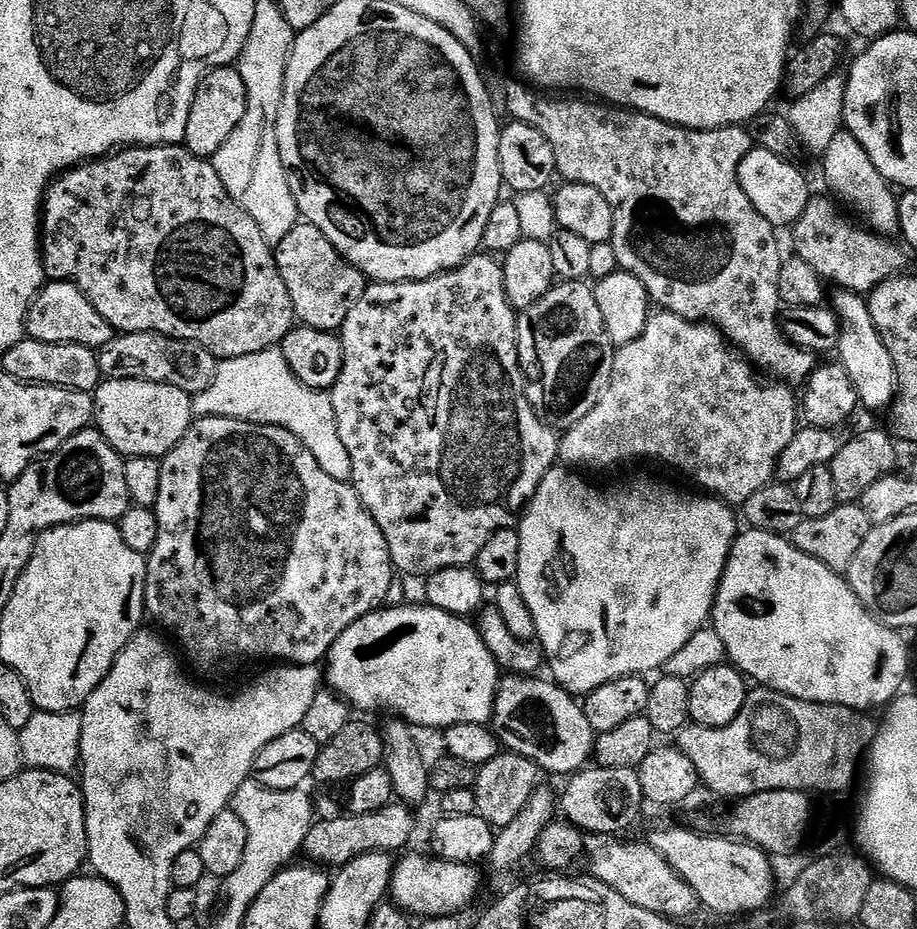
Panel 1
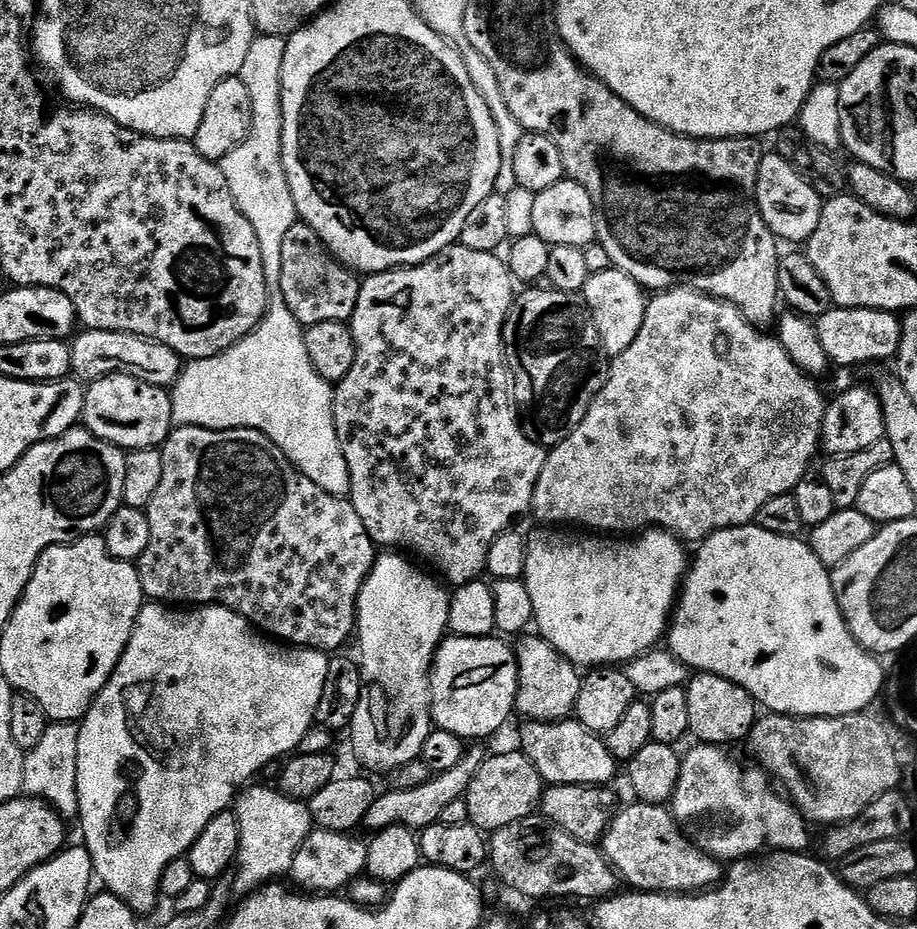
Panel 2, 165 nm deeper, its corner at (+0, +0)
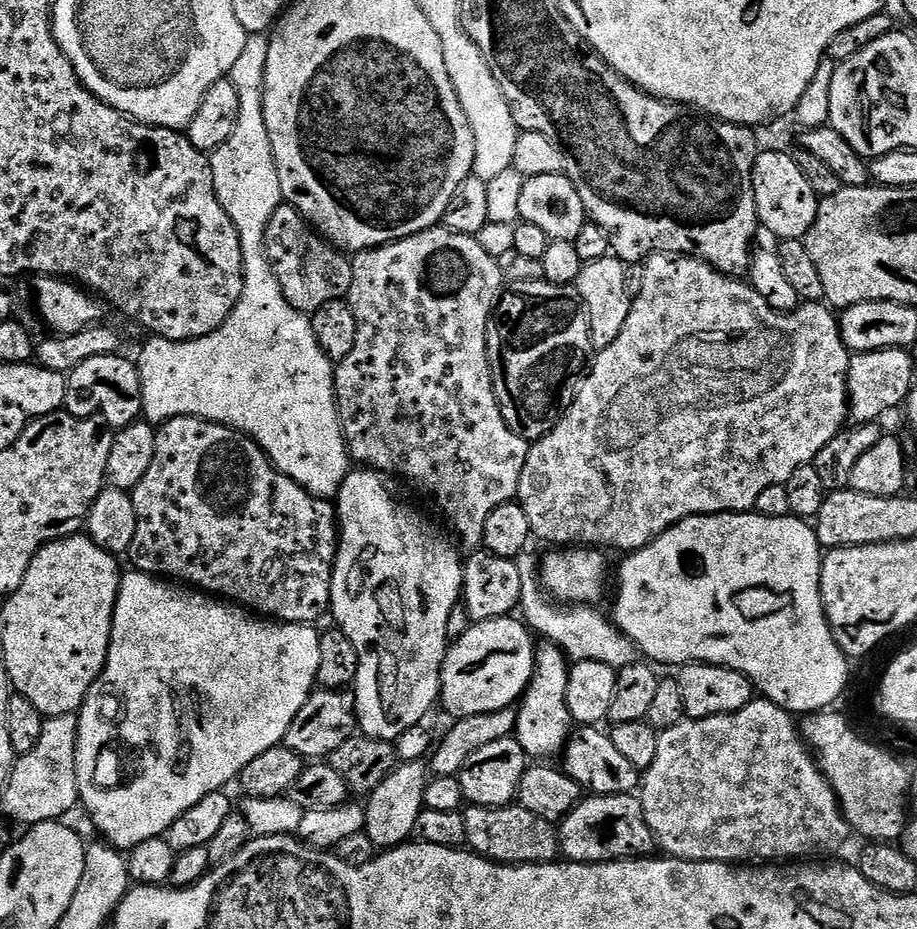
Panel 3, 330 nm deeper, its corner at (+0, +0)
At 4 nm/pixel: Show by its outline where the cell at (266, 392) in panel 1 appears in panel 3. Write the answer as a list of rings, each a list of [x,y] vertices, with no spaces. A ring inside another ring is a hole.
[[[299,312],[298,318],[286,318],[286,322],[292,326],[284,326],[284,318],[258,322],[258,332],[258,324],[238,326],[238,318],[228,316],[226,322],[222,322],[222,326],[211,334],[216,344],[149,339],[138,359],[142,412],[156,426],[176,416],[197,416],[199,420],[235,428],[255,440],[282,474],[301,484],[314,496],[332,498],[339,493],[350,471],[348,446],[340,429],[340,411],[336,409],[334,364],[318,346],[312,321],[305,313]]]

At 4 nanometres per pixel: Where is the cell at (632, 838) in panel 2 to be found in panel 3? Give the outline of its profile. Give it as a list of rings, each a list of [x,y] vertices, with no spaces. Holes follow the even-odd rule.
[[[592,794],[581,799],[571,814],[559,821],[558,839],[561,853],[573,864],[606,864],[609,860],[644,858],[649,855],[648,823],[639,799],[632,794],[622,796]]]

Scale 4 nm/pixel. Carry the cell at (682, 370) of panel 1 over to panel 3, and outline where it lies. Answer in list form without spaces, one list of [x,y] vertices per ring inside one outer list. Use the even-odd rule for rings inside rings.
[[[653,254],[647,257],[643,268],[640,293],[635,293],[626,326],[622,326],[622,334],[618,334],[610,346],[595,353],[590,371],[583,377],[579,385],[581,388],[575,389],[568,411],[558,426],[528,449],[526,466],[520,479],[518,503],[530,522],[533,537],[537,541],[540,539],[552,544],[548,546],[591,546],[596,550],[625,548],[623,551],[631,554],[659,538],[667,528],[673,528],[691,516],[751,512],[756,507],[756,499],[767,487],[785,484],[794,470],[813,463],[818,450],[833,440],[849,419],[848,368],[852,364],[852,356],[844,345],[837,313],[831,307],[820,302],[804,302],[794,314],[775,312],[766,298],[752,289],[751,283],[726,276],[716,271],[711,264],[695,258]]]

